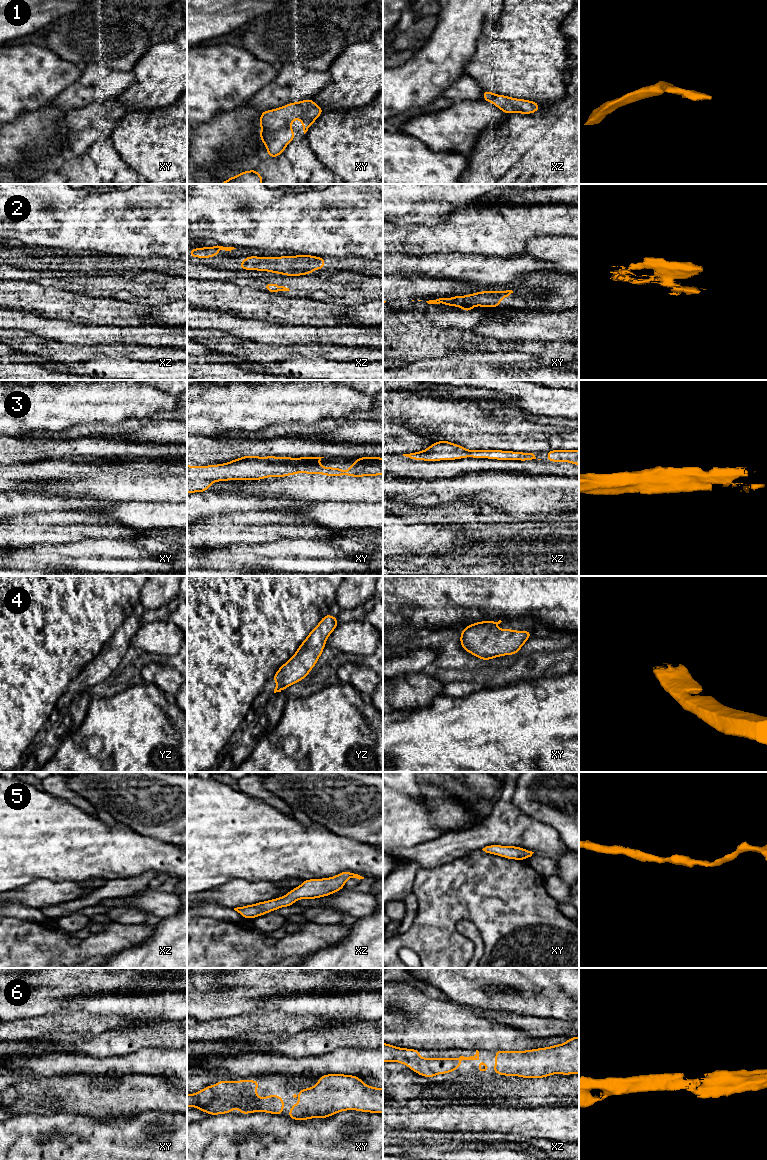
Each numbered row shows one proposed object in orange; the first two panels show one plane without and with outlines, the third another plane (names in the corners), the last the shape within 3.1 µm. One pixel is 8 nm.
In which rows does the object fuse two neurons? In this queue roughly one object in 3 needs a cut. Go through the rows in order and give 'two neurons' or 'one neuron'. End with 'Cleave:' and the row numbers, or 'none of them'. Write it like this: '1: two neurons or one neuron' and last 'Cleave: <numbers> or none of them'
1: one neuron
2: two neurons
3: one neuron
4: one neuron
5: one neuron
6: one neuron
Cleave: 2

